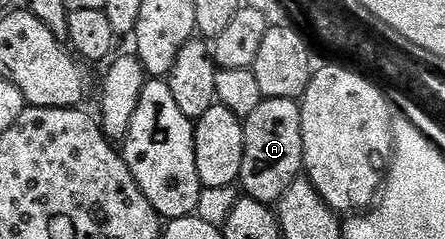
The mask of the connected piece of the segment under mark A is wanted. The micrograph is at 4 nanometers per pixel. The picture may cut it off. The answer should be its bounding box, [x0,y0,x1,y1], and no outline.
[239,99,305,205]

